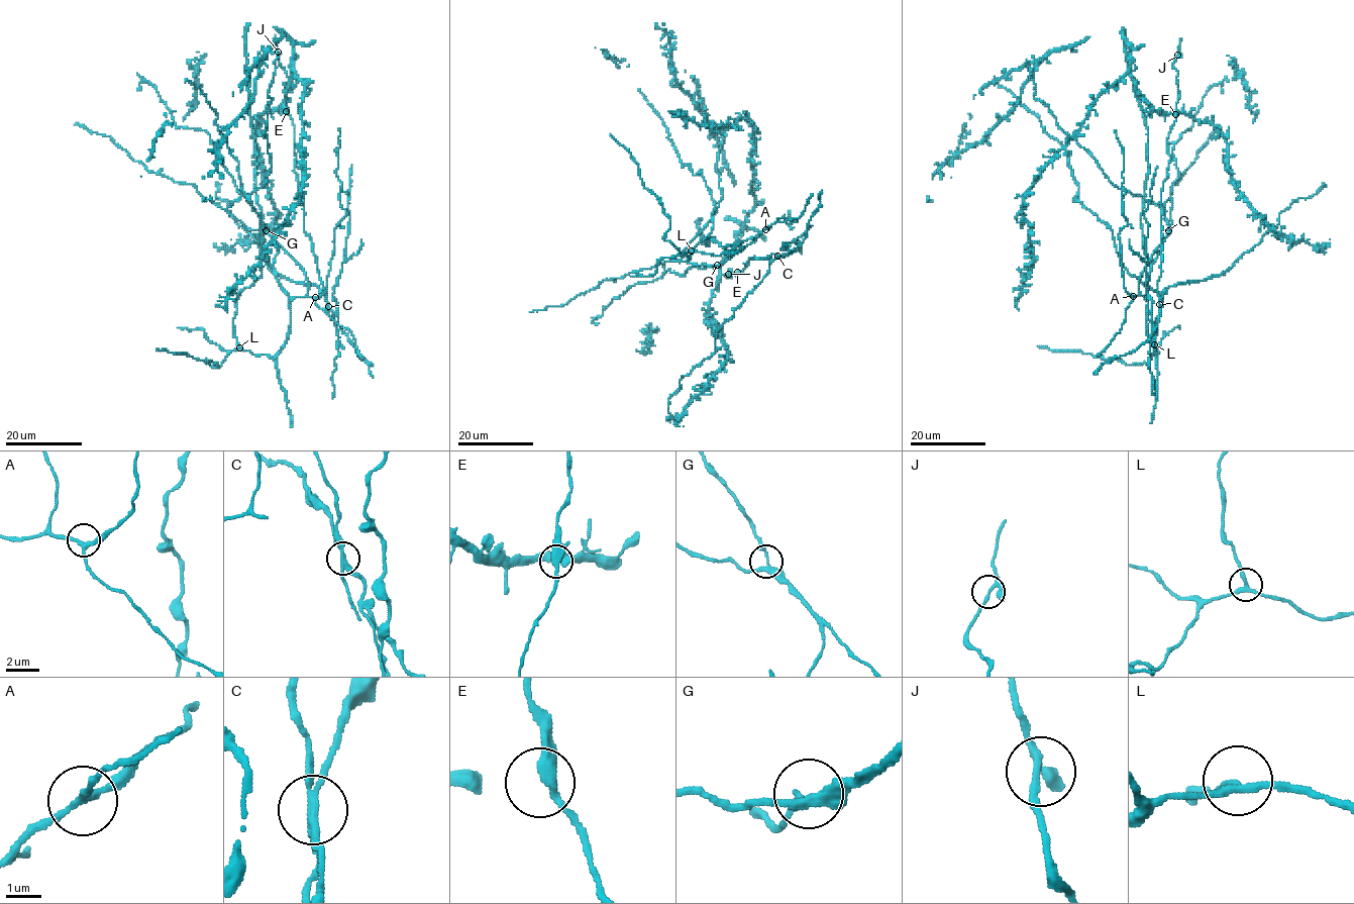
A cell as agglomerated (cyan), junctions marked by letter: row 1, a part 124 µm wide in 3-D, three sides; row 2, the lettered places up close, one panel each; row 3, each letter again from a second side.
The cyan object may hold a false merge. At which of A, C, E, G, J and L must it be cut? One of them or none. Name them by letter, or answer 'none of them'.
C

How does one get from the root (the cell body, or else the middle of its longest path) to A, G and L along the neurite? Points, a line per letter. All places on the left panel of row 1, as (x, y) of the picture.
A: (363, 359), (352, 334), (321, 309), (315, 297)
G: (363, 359), (352, 334), (307, 295), (309, 283), (305, 272), (266, 230)
L: (363, 359), (352, 334), (308, 296), (292, 299), (290, 332), (285, 345), (273, 358), (253, 355), (239, 347)

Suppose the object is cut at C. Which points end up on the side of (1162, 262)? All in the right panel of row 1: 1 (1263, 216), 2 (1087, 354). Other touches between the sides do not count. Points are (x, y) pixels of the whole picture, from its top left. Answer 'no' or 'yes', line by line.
1: yes
2: yes

